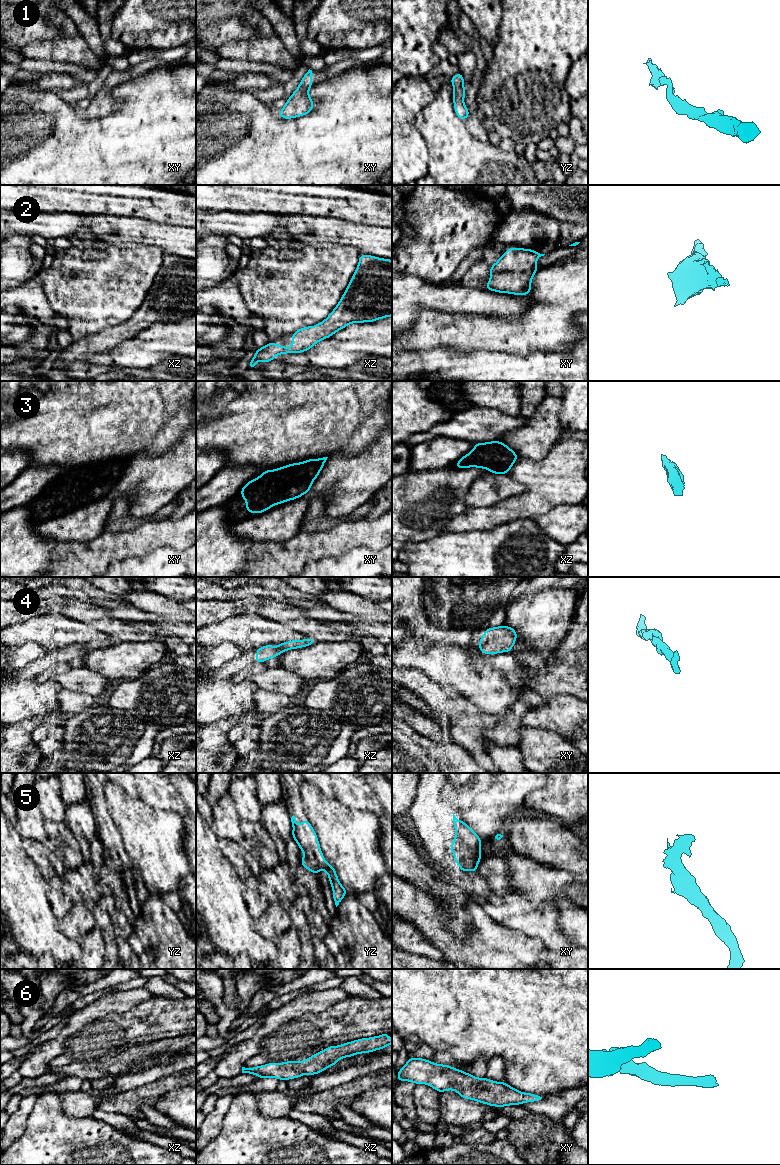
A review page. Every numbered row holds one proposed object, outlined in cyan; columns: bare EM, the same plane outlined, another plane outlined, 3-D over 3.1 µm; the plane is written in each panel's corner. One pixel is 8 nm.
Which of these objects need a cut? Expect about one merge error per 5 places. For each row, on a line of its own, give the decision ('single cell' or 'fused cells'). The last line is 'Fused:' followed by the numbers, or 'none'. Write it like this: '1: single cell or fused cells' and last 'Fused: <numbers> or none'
1: single cell
2: single cell
3: single cell
4: single cell
5: single cell
6: single cell
Fused: none

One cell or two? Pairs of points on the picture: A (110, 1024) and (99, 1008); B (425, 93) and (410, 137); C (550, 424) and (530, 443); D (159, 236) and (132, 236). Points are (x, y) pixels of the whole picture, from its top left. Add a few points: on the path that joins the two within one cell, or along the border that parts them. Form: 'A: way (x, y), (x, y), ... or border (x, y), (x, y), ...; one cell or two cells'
A: border (128, 1010), (122, 1013), (109, 1013), (84, 1026); two cells
B: way (414, 104), (408, 110), (408, 126); one cell
C: way (545, 429), (535, 439); one cell
D: way (152, 235), (139, 235); one cell

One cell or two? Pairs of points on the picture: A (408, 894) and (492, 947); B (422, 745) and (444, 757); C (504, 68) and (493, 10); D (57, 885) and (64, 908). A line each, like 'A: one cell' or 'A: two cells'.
A: one cell
B: one cell
C: two cells
D: one cell

